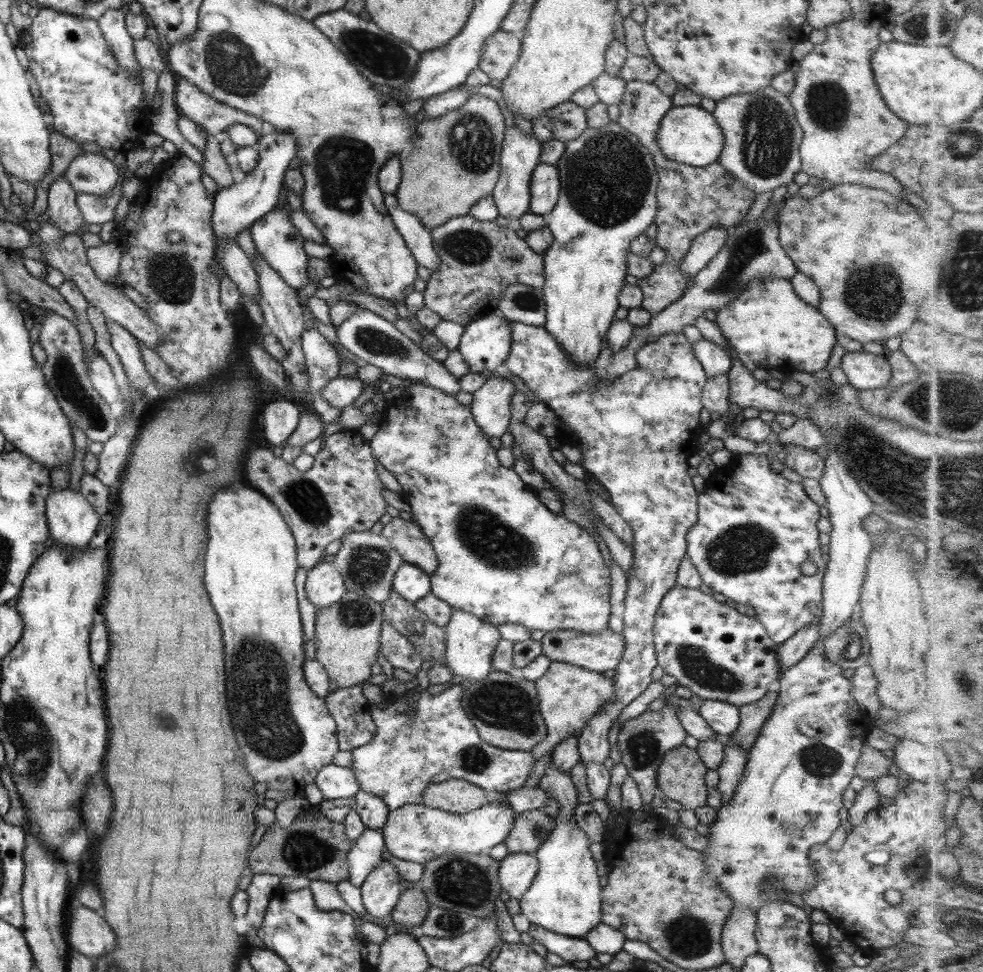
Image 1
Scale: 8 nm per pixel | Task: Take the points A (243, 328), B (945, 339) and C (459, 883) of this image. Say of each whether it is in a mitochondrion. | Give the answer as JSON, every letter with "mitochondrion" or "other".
{"A":"other","B":"other","C":"mitochondrion"}

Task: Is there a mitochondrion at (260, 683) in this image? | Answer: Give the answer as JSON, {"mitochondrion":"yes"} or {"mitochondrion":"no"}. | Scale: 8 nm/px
{"mitochondrion":"yes"}

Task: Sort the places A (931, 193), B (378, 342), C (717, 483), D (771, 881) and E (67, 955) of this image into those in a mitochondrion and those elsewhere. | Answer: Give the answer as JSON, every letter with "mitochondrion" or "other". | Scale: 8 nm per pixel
{"A":"other","B":"mitochondrion","C":"other","D":"mitochondrion","E":"other"}

